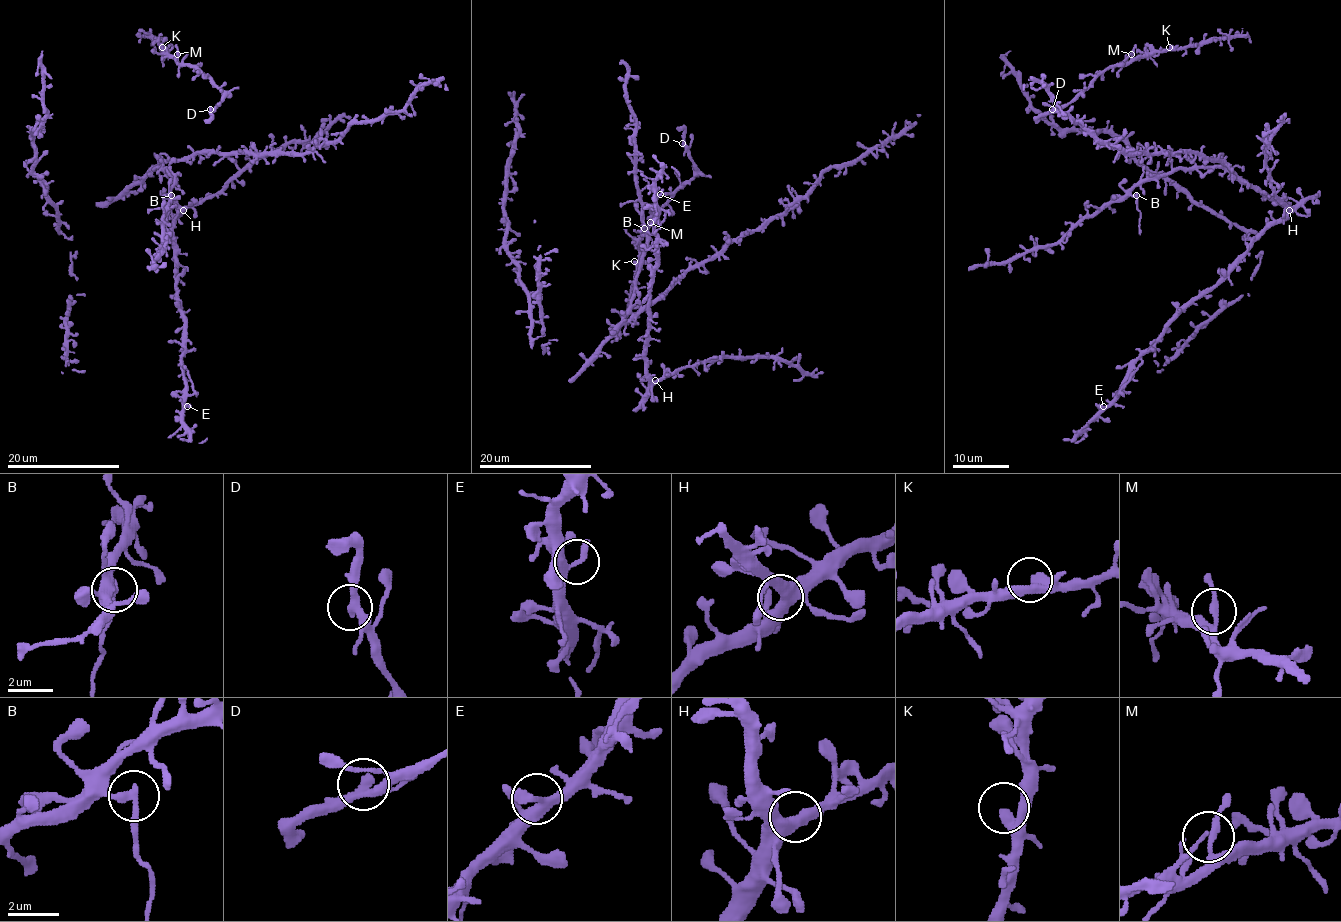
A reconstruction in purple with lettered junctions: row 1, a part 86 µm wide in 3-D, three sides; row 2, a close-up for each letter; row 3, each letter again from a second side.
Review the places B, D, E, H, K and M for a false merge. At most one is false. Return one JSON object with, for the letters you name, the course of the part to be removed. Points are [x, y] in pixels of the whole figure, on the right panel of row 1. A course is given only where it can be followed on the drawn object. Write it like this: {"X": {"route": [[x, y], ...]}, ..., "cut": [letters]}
{"B": {"route": [[1137, 195], [1139, 234]]}, "cut": ["B"]}

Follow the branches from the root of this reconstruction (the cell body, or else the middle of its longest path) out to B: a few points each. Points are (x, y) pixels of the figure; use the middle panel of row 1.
B: (619, 328), (630, 304), (646, 246), (644, 228)

